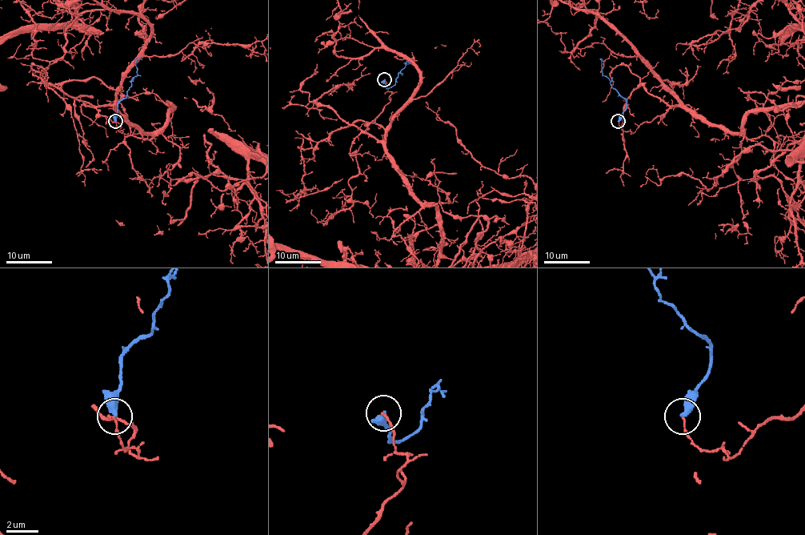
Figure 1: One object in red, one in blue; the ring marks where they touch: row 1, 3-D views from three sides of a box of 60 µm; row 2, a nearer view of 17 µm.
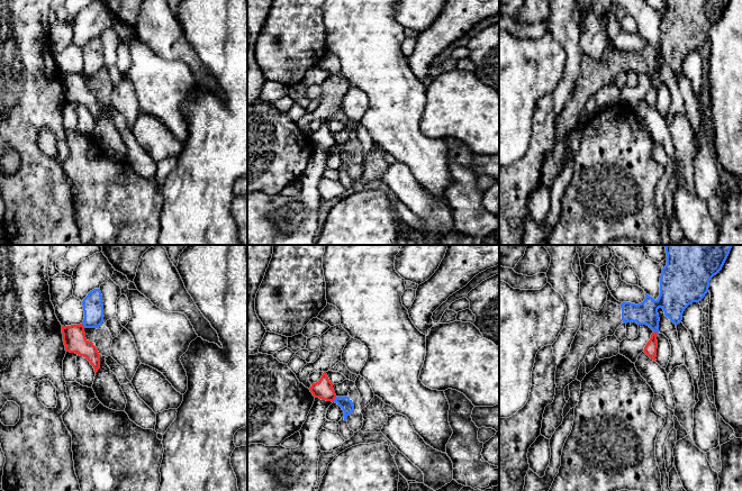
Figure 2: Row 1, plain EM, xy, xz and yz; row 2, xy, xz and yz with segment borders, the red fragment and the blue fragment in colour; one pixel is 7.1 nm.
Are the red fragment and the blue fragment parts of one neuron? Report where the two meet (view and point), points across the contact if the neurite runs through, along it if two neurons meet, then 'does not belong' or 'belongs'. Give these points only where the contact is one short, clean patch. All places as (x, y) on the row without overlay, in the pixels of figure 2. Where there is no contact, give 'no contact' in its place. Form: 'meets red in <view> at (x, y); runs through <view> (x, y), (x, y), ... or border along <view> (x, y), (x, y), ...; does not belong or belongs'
meets red in xz at (334, 147); border along xz (336, 145), (333, 149); does not belong

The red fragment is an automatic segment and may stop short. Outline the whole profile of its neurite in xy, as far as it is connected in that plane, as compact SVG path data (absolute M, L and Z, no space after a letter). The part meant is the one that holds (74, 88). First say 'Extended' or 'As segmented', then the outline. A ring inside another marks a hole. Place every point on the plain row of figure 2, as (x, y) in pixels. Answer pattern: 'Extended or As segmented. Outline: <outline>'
As segmented. Outline: M62 74L62 82L65 99L85 106L97 121L100 116L100 102L93 91L85 87L84 74Z

